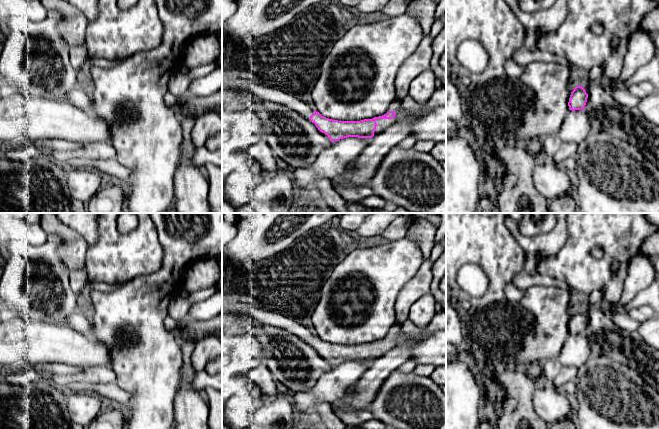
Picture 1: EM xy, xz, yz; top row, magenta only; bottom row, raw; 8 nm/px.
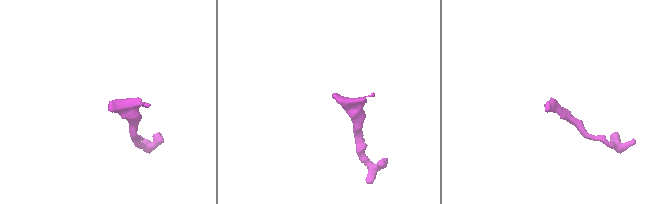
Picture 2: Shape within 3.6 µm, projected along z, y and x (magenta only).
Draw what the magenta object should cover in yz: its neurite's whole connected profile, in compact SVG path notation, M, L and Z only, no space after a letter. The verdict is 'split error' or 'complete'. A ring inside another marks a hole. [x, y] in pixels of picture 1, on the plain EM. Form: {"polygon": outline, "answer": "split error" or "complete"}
{"polygon": "M576 310L571 316L568 330L569 334L584 334L588 322L588 318L585 313L581 310Z", "answer": "complete"}

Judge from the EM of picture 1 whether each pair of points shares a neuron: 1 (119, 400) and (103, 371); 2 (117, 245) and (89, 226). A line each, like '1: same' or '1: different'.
1: different
2: different

